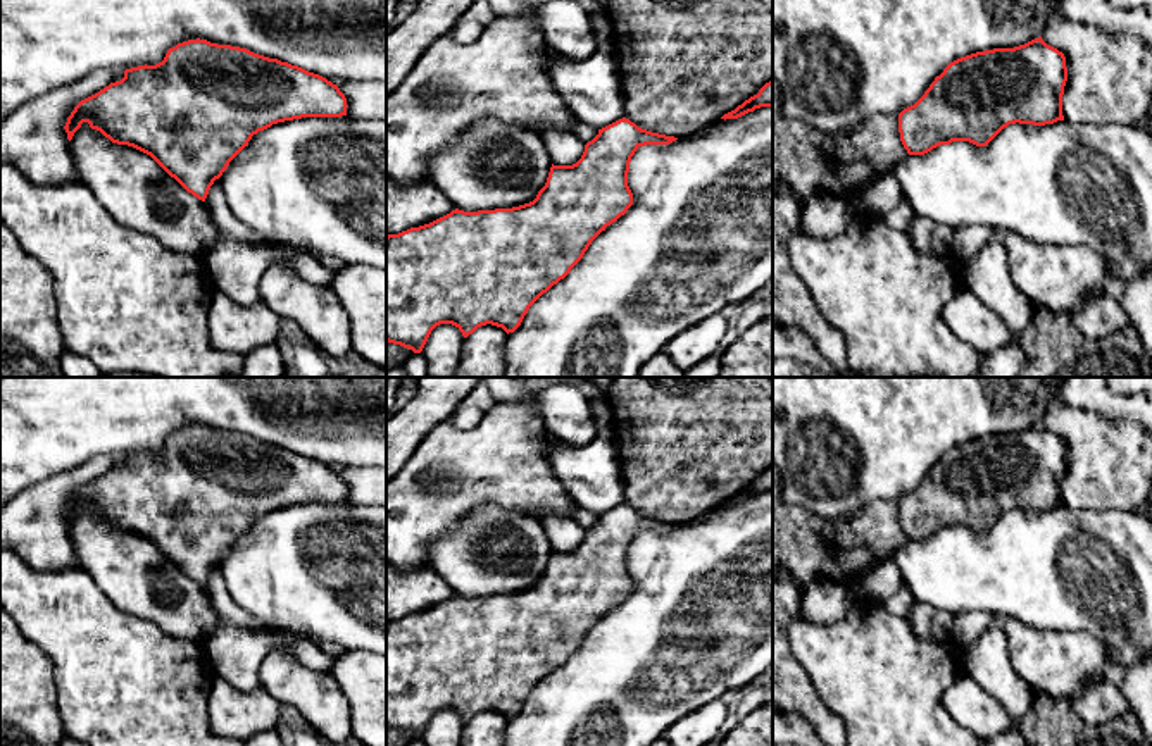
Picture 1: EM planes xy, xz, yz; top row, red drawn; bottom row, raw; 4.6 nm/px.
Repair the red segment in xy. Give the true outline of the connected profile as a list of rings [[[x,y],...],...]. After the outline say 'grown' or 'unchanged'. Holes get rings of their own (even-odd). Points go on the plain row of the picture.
[[[197,424],[169,434],[155,451],[126,455],[121,467],[81,486],[64,515],[71,527],[88,508],[112,529],[150,541],[188,579],[205,587],[214,567],[254,520],[302,503],[341,503],[347,493],[340,474],[319,460],[247,434]]]; unchanged

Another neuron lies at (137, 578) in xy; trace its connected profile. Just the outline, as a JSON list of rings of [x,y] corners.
[[[88,508],[74,519],[69,538],[79,567],[122,613],[150,620],[176,639],[200,643],[219,625],[203,587],[150,541],[112,529]]]

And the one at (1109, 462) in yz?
[[[1055,401],[1047,408],[1042,426],[1066,443],[1067,467],[1062,501],[1069,510],[1088,508],[1140,512],[1152,488],[1152,434],[1130,419],[1105,419],[1097,412]]]

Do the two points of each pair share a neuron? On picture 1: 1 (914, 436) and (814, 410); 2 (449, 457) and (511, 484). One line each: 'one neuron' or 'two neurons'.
1: one neuron
2: one neuron

